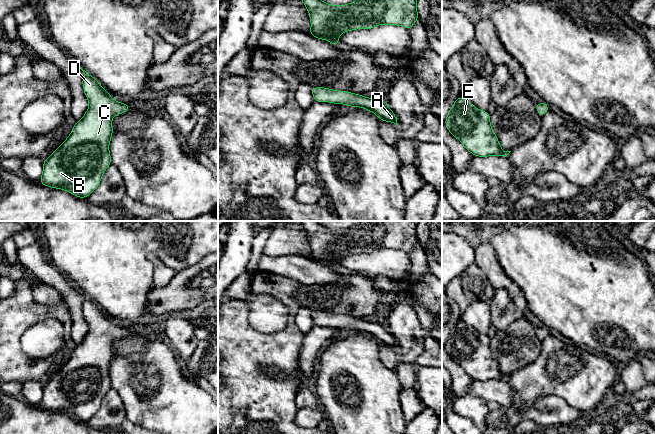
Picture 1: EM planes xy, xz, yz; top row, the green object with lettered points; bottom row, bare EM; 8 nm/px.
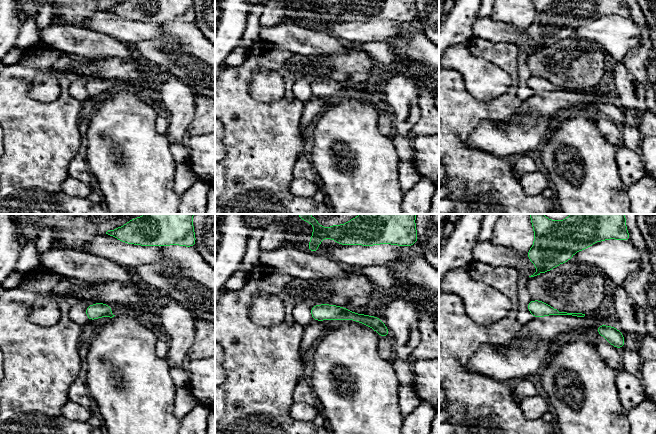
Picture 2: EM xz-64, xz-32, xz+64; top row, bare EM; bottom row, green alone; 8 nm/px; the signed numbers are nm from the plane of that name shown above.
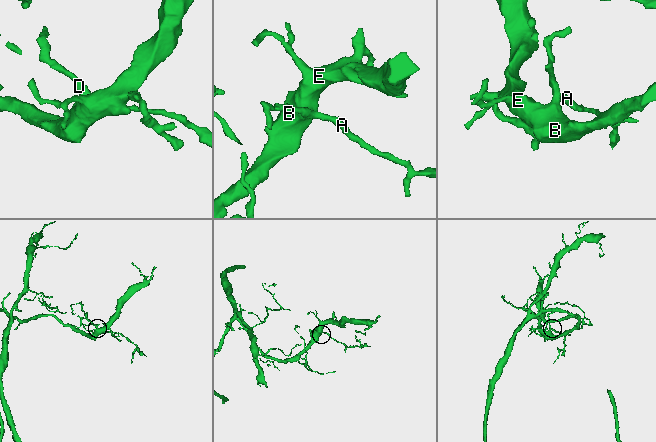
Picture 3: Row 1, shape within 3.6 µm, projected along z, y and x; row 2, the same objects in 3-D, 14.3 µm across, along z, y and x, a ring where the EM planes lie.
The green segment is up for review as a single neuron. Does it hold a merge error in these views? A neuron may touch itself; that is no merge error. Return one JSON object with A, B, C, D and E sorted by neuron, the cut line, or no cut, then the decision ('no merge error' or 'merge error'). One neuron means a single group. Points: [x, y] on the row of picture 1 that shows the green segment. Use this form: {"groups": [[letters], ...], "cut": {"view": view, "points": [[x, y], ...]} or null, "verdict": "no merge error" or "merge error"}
{"groups": [["A", "B", "C", "D", "E"]], "cut": null, "verdict": "no merge error"}

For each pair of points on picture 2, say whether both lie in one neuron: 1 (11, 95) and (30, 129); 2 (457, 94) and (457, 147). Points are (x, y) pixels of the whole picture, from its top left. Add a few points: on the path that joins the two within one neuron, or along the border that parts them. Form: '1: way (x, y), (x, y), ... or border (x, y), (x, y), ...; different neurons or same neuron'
1: way (11, 103), (25, 121); same neuron
2: way (455, 107), (455, 134); same neuron

